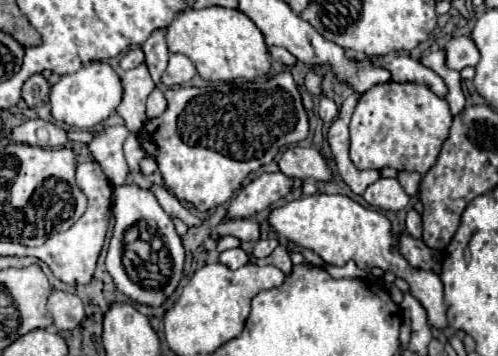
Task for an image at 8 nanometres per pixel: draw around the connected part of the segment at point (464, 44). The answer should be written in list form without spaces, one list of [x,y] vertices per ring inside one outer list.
[[[467,36],[451,38],[445,44],[447,50],[447,66],[453,70],[463,70],[465,66],[477,66],[479,62],[479,50],[475,42]]]

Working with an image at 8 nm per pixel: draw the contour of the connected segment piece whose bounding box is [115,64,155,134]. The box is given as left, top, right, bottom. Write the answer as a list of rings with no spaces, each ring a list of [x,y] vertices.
[[[141,64],[139,68],[127,70],[121,82],[123,82],[123,100],[115,112],[125,120],[125,126],[129,128],[129,132],[137,134],[147,122],[145,102],[147,102],[147,96],[155,90],[155,84],[145,64]]]

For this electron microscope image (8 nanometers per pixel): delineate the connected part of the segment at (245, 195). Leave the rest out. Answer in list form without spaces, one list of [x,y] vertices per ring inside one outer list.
[[[283,172],[277,174],[263,174],[257,180],[253,180],[249,186],[245,186],[229,204],[227,208],[227,220],[241,220],[249,218],[265,208],[269,208],[273,202],[285,198],[291,190],[291,178],[283,176]]]

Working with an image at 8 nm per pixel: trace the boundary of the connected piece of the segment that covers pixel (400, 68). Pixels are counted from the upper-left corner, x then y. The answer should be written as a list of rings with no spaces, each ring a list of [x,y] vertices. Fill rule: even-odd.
[[[397,56],[385,68],[393,74],[393,78],[391,78],[393,82],[423,84],[423,86],[427,86],[431,92],[435,92],[441,98],[447,94],[445,82],[431,68],[427,68],[425,64],[421,64],[419,60],[411,58],[411,56]]]

